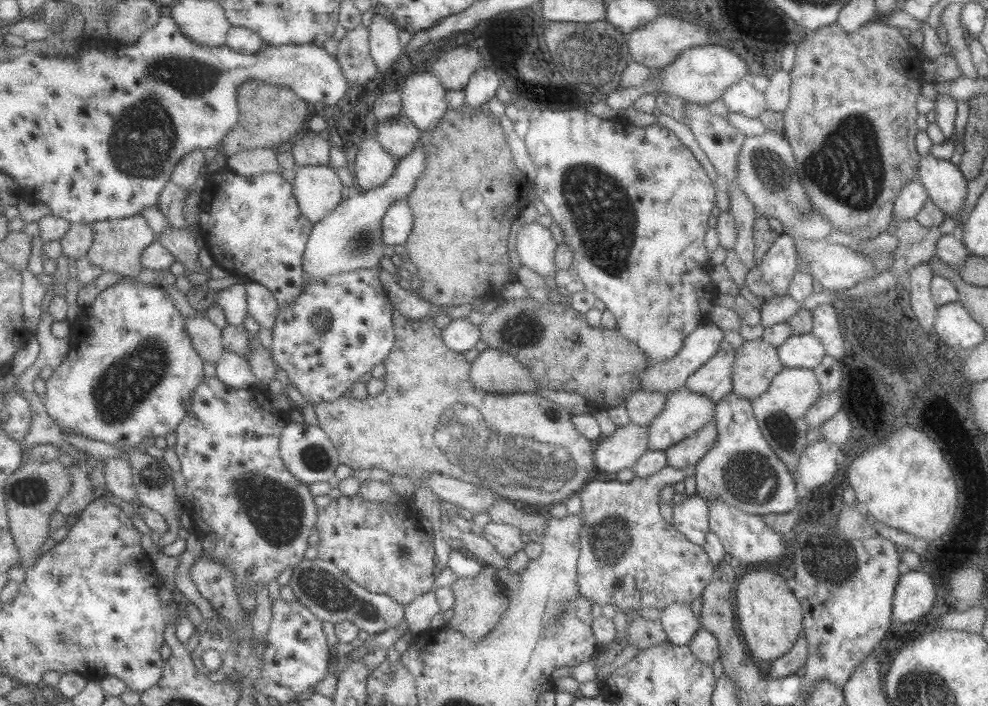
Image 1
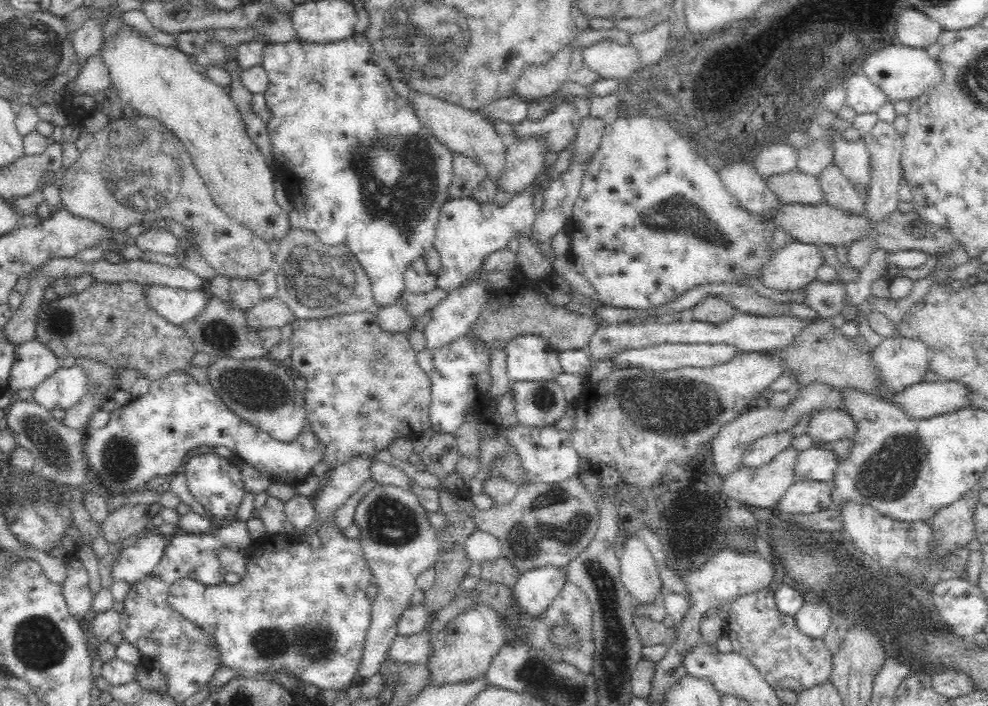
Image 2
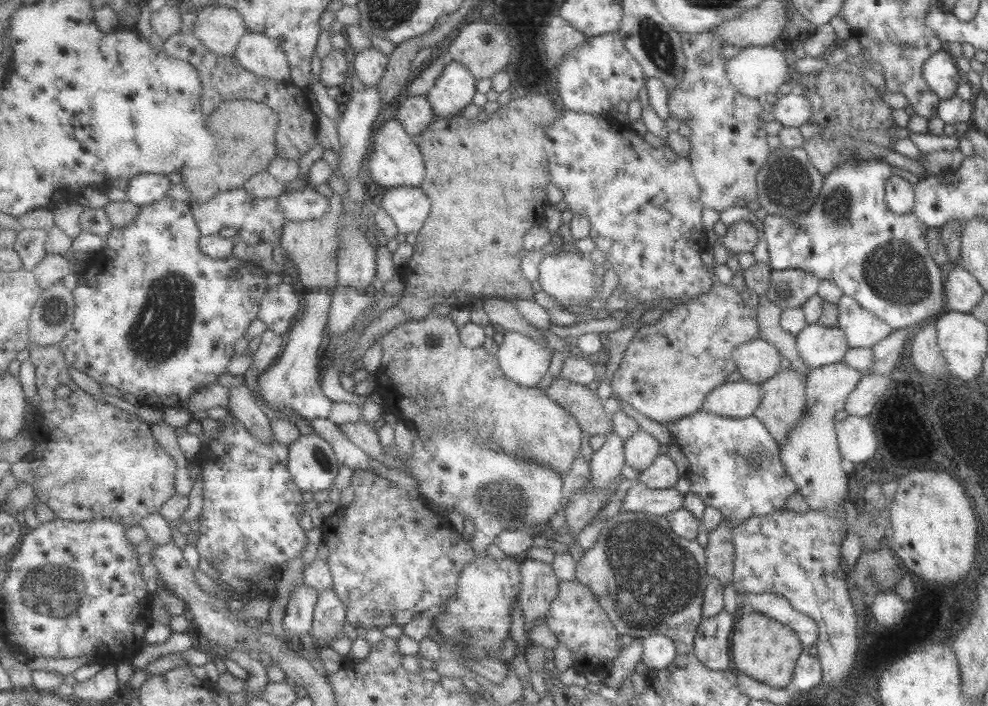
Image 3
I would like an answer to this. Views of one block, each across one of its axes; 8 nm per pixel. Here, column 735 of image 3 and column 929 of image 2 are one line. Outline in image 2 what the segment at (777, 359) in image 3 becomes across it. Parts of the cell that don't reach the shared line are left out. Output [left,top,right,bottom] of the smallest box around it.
[871,334,929,393]

